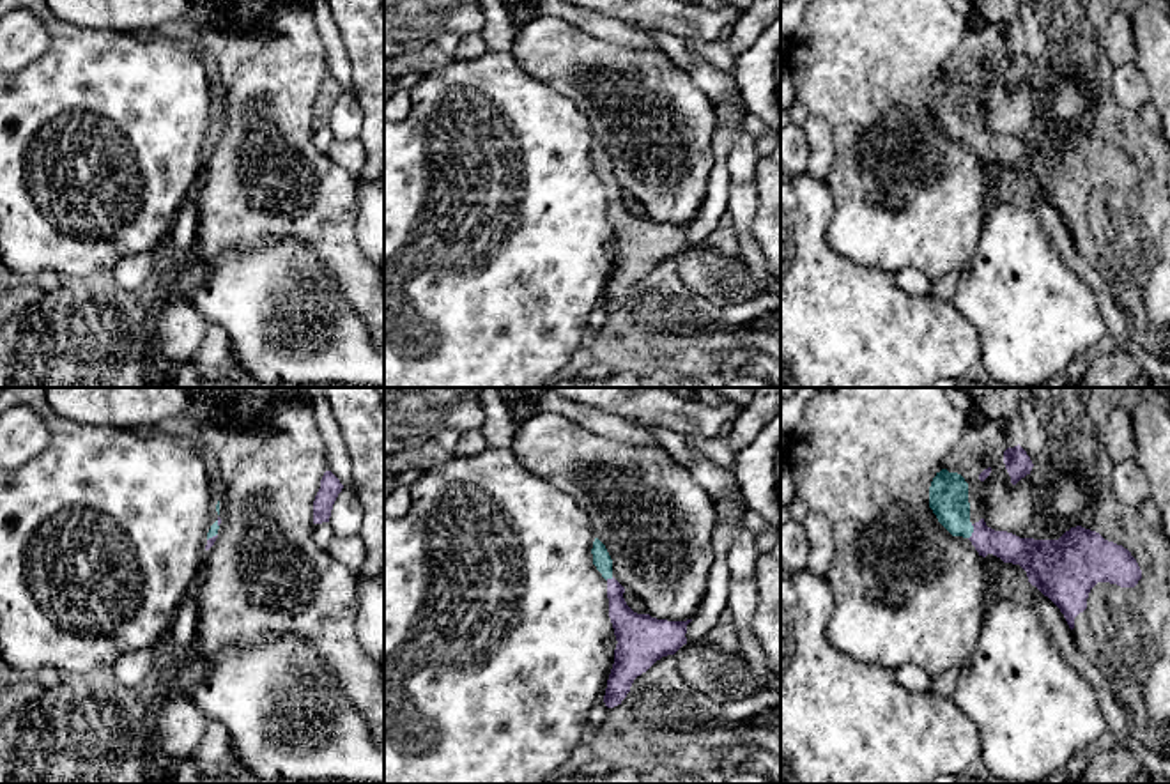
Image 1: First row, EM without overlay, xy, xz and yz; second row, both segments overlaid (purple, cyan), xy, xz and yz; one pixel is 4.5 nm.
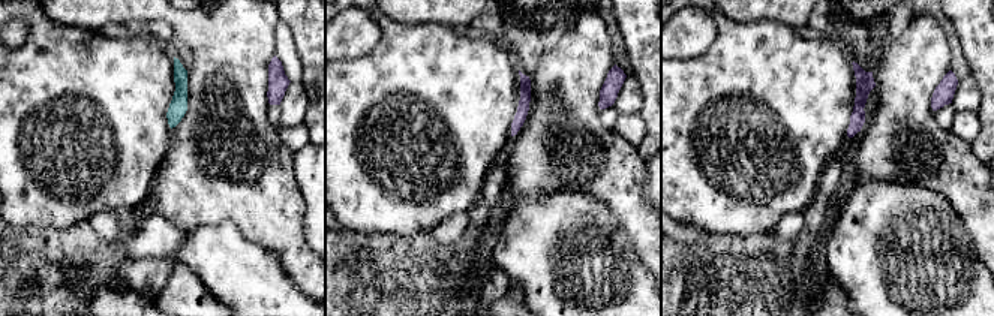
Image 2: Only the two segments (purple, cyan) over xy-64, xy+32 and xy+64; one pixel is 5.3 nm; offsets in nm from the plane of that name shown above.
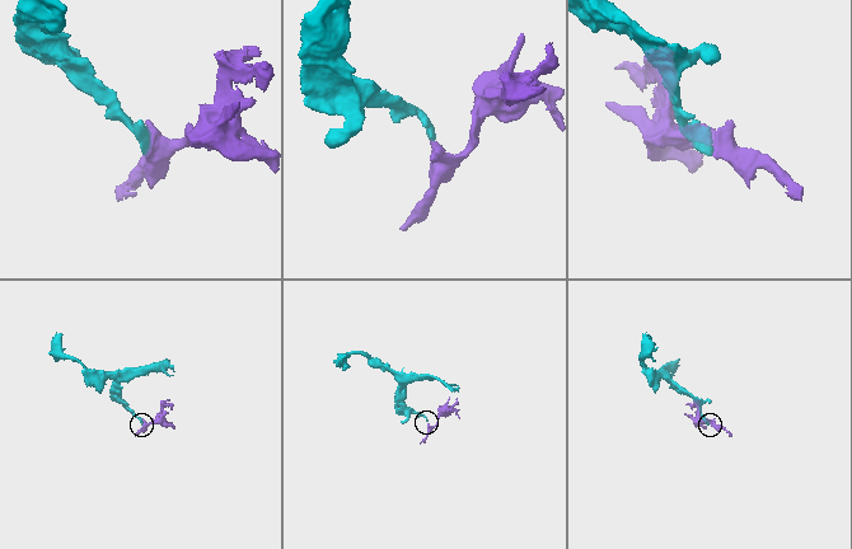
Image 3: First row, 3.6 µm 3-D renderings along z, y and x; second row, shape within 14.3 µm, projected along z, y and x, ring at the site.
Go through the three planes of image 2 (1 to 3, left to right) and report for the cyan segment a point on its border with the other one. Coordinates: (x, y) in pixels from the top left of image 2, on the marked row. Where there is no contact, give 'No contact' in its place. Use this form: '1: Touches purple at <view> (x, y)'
1: No contact
2: No contact
3: No contact

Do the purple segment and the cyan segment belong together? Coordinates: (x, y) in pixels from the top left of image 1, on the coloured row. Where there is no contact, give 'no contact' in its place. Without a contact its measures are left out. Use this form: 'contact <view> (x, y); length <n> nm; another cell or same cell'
contact yz (974, 531); length 70 nm; same cell

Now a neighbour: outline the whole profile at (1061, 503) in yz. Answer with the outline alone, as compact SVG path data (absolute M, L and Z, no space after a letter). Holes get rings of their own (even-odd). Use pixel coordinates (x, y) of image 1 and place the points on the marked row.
M1002 458L991 464L984 481L977 478L968 483L968 503L972 524L982 519L988 527L1020 538L1030 538L1028 531L1041 524L1041 540L1058 540L1080 526L1092 494L1080 474L1058 474L1048 483L1043 480L1039 492L1030 474L1012 485Z

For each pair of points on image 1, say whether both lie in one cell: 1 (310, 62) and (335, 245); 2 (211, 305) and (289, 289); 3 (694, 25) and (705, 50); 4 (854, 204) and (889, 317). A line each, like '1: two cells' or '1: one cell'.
1: one cell
2: one cell
3: two cells
4: two cells

